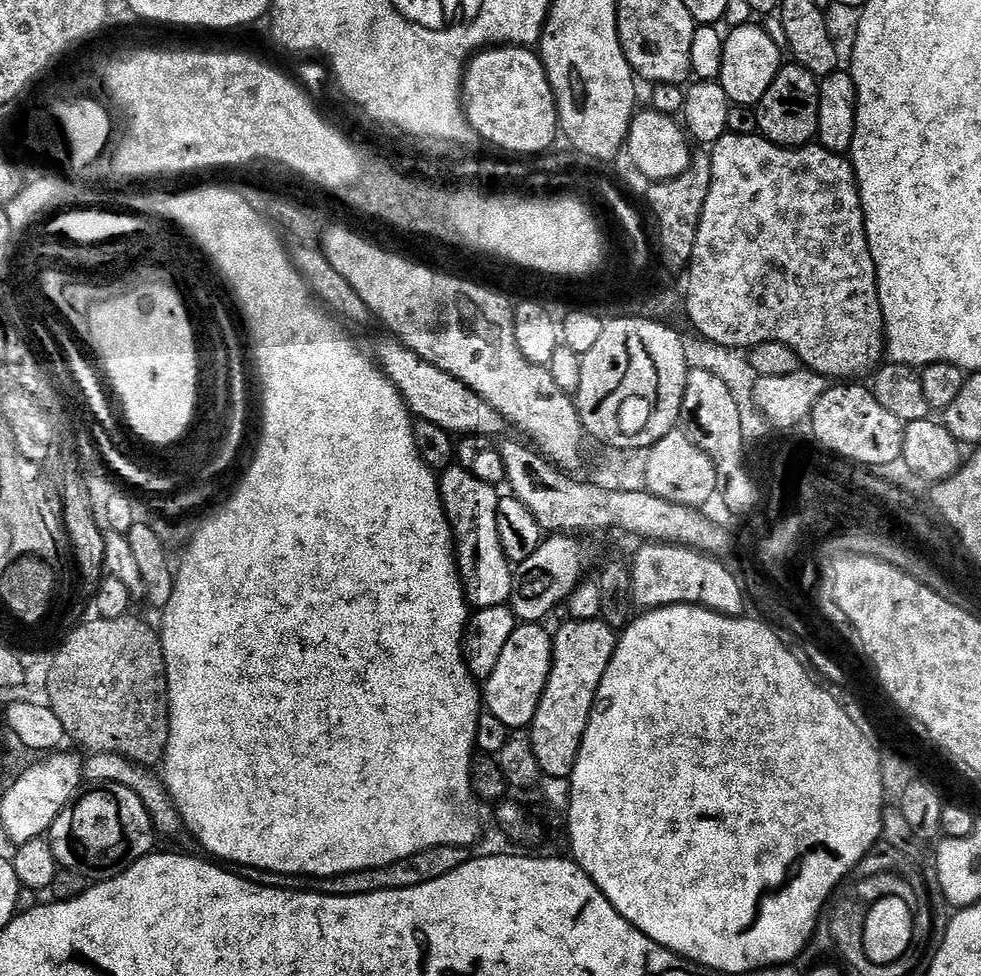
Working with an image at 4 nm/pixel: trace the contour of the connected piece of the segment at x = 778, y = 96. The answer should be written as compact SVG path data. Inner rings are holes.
M788 62L781 67L770 90L755 105L758 114L759 135L781 148L798 149L811 145L817 139L818 130L818 90L820 80L801 64Z

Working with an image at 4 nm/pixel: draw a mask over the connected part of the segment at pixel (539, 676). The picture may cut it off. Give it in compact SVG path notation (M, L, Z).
M540 622L517 623L514 634L510 634L510 642L506 642L498 658L498 666L494 666L494 674L490 674L490 678L482 684L486 712L498 718L510 730L524 730L531 725L538 710L538 702L542 702L542 694L548 685L548 675L552 673L554 636L544 627Z

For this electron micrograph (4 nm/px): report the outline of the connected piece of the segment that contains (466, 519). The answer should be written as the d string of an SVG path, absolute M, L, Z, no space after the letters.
M459 466L439 473L440 501L452 526L456 545L456 558L460 565L460 579L464 581L464 594L473 609L493 608L508 604L512 598L514 568L503 552L499 541L498 516L501 497L497 489L486 482L478 482L474 474L466 474Z

